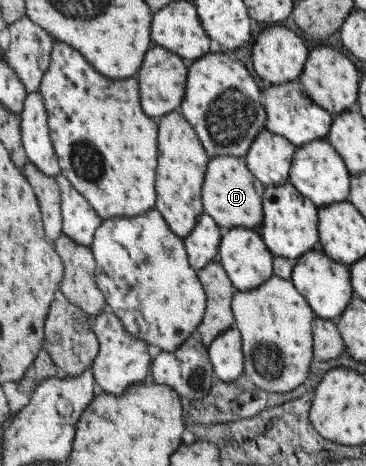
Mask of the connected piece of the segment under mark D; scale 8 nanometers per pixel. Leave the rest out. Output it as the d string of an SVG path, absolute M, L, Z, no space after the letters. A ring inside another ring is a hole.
M221 155L210 158L202 185L202 204L204 213L210 215L222 230L244 227L259 230L263 221L262 197L265 185L258 180L246 166L244 157Z

